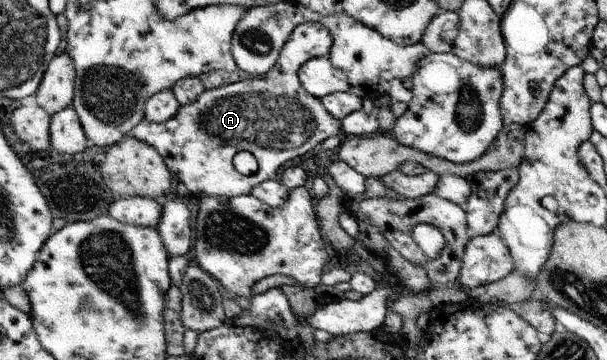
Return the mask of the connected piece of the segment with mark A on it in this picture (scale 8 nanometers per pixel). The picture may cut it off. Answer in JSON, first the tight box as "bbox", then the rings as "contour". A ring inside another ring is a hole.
{"bbox":[128,22,344,198],"contour":[[[307,22],[306,24],[300,24],[298,28],[294,28],[294,32],[290,34],[290,38],[288,42],[284,44],[284,48],[280,51],[277,63],[267,72],[265,76],[260,77],[245,77],[240,82],[230,84],[230,86],[222,86],[222,88],[217,89],[206,89],[199,97],[194,104],[188,104],[188,106],[181,106],[178,109],[177,115],[174,118],[168,120],[168,122],[153,123],[148,119],[142,119],[136,128],[133,128],[132,131],[129,132],[128,136],[137,137],[138,140],[145,141],[146,144],[153,145],[155,149],[161,156],[165,159],[165,163],[169,167],[170,172],[174,172],[174,176],[177,179],[178,186],[180,191],[187,193],[189,196],[197,196],[201,198],[203,196],[215,197],[215,196],[225,196],[226,198],[233,198],[238,195],[247,195],[253,191],[254,187],[257,187],[258,184],[264,183],[267,180],[276,180],[278,178],[278,170],[280,170],[281,166],[284,166],[286,162],[290,162],[290,160],[294,160],[294,158],[300,158],[308,152],[308,150],[312,150],[316,148],[318,144],[323,144],[324,140],[328,139],[332,136],[344,137],[344,133],[342,131],[342,120],[338,120],[336,117],[332,116],[328,110],[326,110],[325,106],[322,106],[322,102],[320,102],[319,98],[308,94],[304,87],[302,86],[299,78],[298,78],[298,70],[302,68],[302,65],[310,60],[312,57],[320,57],[326,56],[328,52],[330,52],[330,47],[332,46],[332,36],[330,36],[330,32],[328,32],[327,28],[324,28],[323,24]],[[241,150],[248,150],[254,155],[254,158],[257,159],[258,163],[258,171],[254,174],[250,175],[242,175],[232,163],[234,160],[234,156],[238,154]]]}

